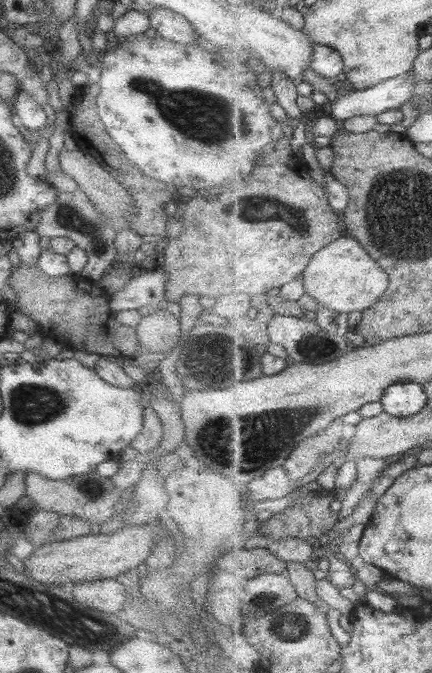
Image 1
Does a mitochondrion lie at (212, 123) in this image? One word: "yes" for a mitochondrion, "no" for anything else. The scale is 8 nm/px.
yes

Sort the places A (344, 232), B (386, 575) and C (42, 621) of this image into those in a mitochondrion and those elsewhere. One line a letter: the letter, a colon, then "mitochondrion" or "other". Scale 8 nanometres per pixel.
A: other
B: other
C: mitochondrion

